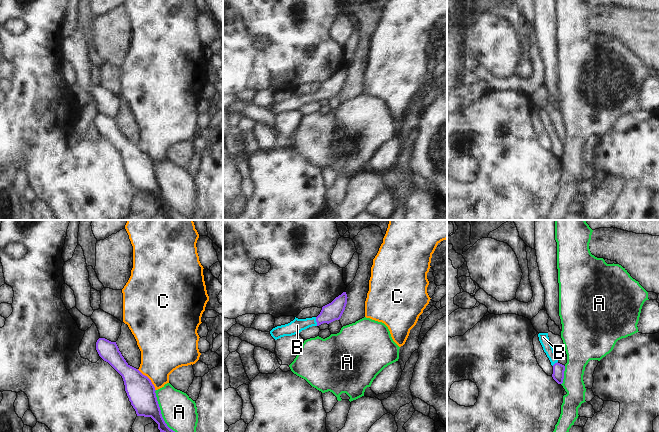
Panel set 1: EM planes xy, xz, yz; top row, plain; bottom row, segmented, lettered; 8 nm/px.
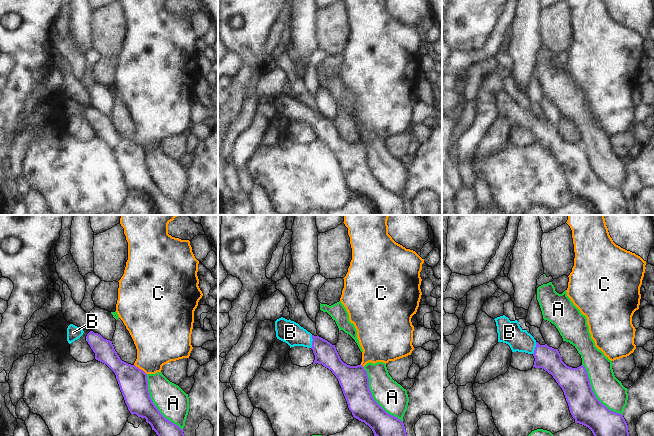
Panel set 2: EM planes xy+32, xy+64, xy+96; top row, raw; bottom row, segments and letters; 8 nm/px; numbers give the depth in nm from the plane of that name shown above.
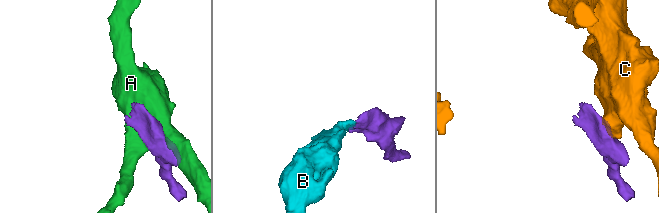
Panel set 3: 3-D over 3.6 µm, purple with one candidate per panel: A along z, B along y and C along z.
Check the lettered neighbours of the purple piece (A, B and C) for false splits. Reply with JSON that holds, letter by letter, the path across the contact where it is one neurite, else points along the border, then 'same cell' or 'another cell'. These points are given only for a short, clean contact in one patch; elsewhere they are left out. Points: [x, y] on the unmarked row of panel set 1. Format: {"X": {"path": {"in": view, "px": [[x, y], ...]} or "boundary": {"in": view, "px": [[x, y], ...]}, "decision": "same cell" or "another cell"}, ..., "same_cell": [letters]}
{"A": {"decision": "another cell"}, "B": {"path": {"in": "xz", "px": [[333, 87], [316, 97], [297, 101]]}, "decision": "same cell"}, "C": {"boundary": {"in": "xy", "px": [[137, 145], [150, 156], [155, 166]]}, "decision": "another cell"}, "same_cell": ["B"]}

